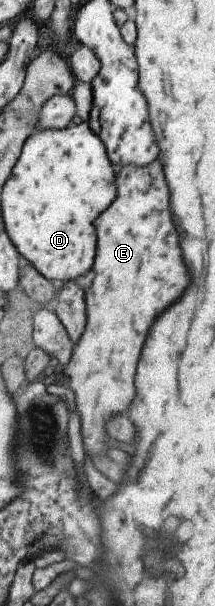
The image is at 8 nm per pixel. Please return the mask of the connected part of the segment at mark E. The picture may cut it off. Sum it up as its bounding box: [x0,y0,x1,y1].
[63,161,190,460]

